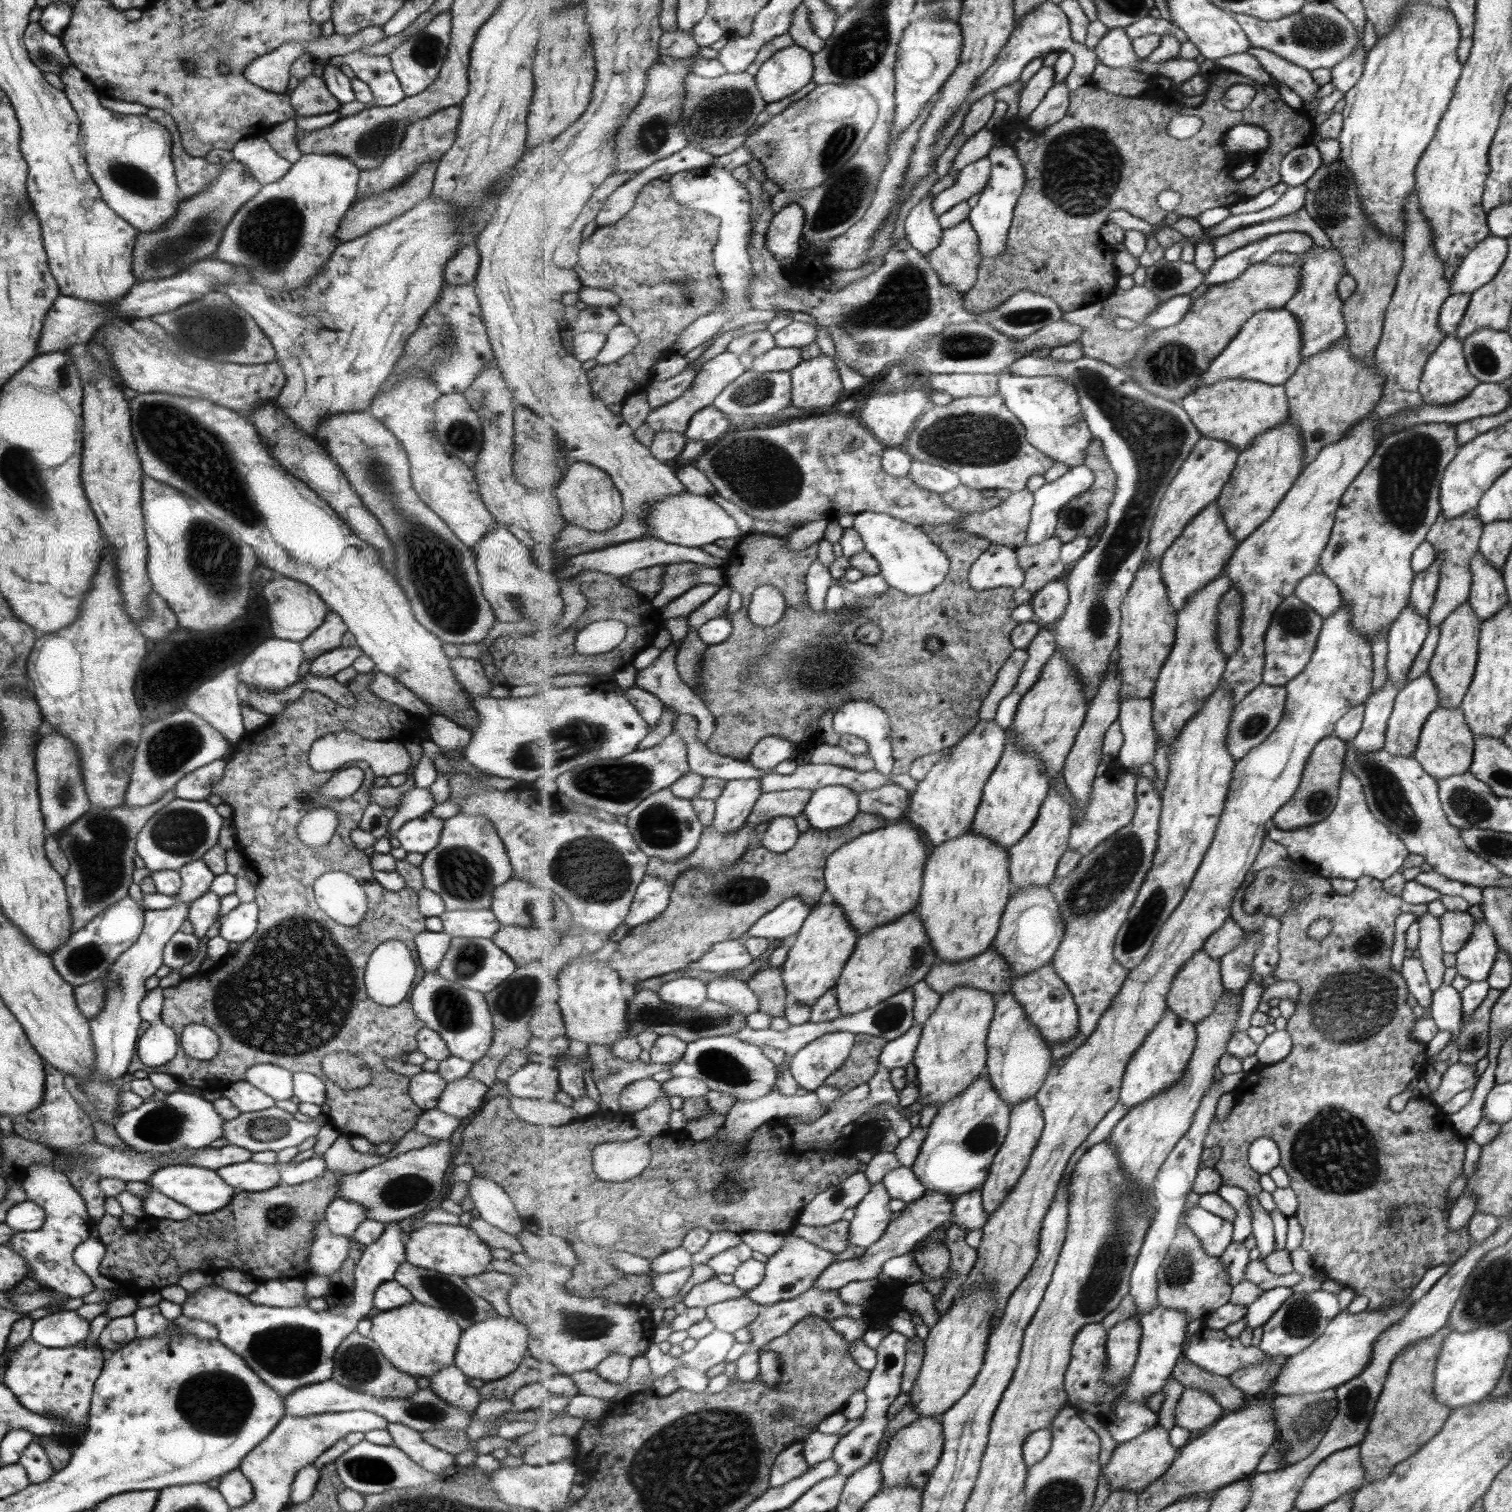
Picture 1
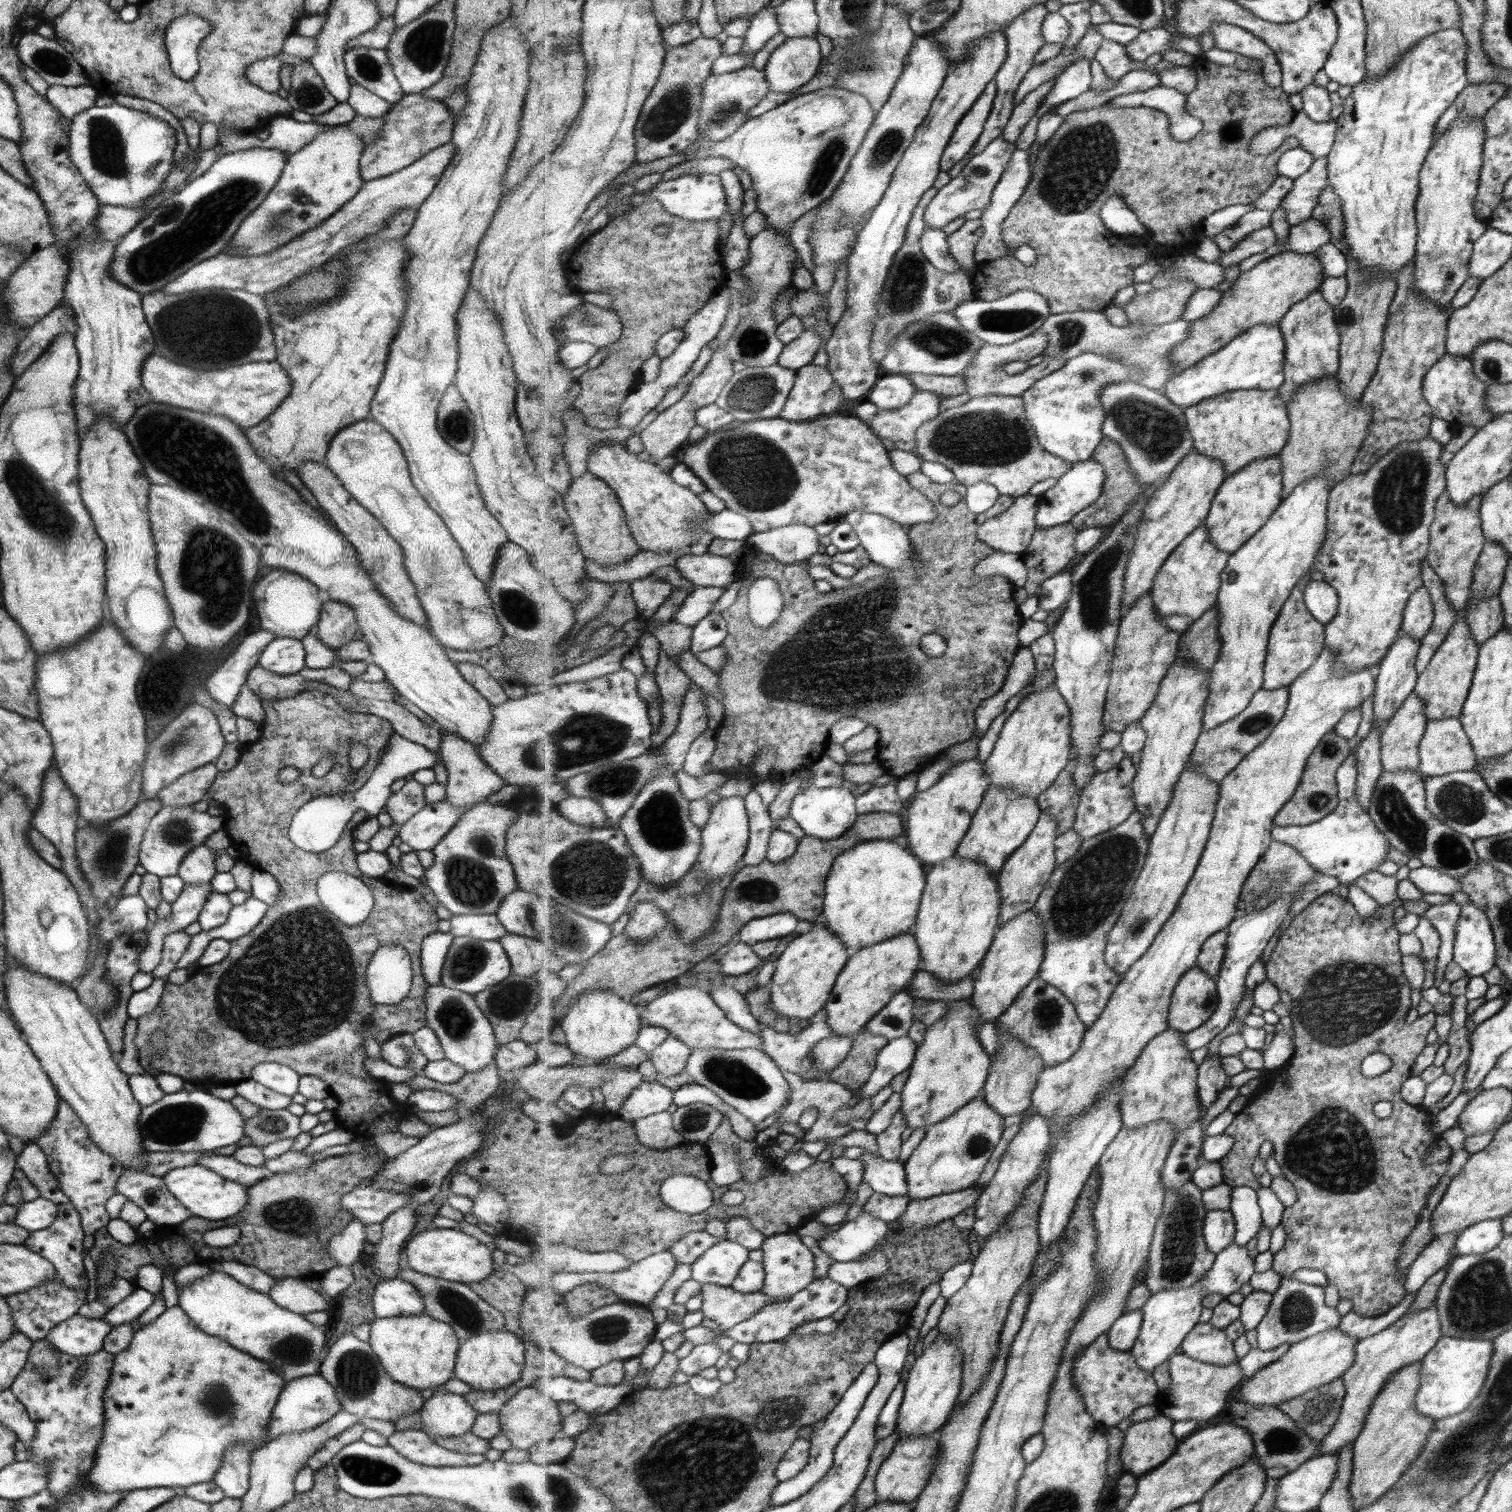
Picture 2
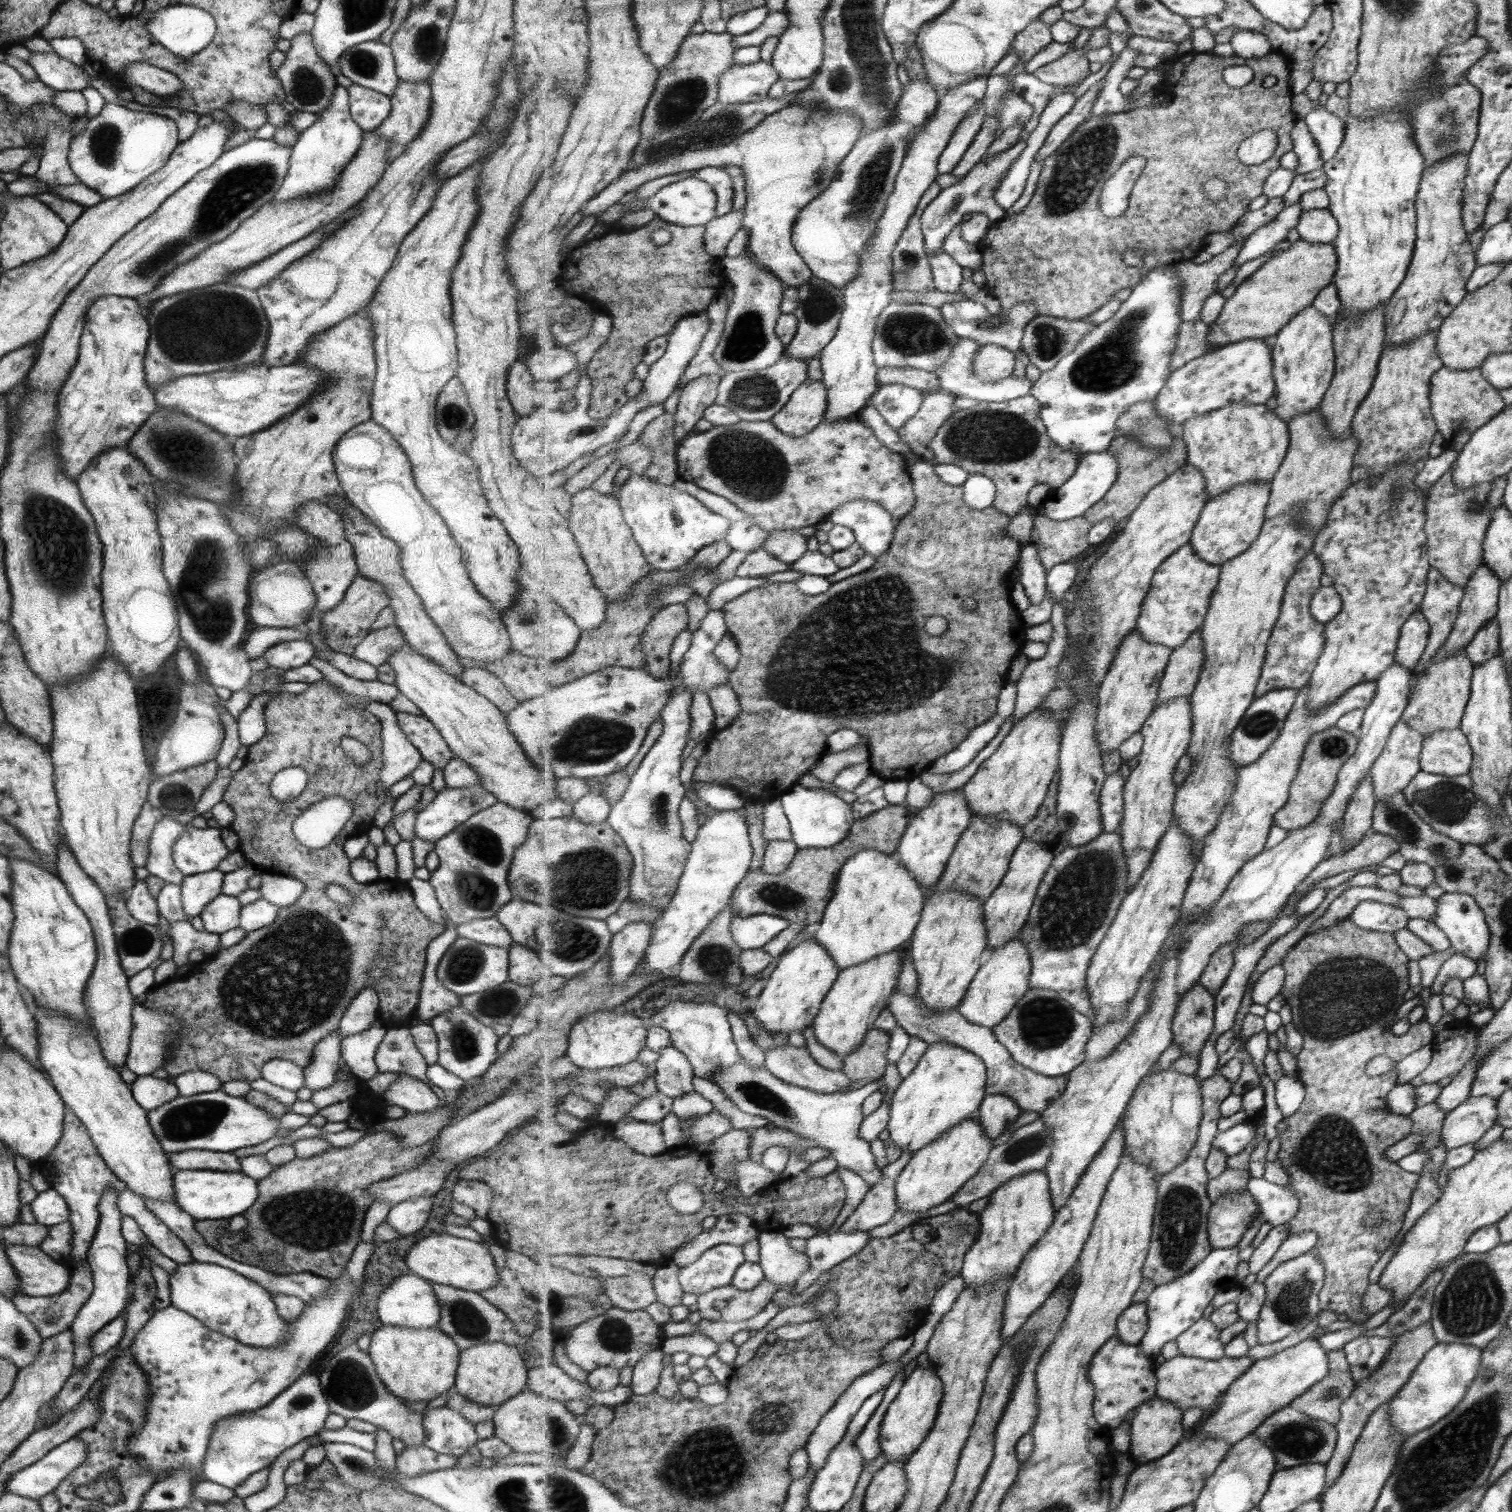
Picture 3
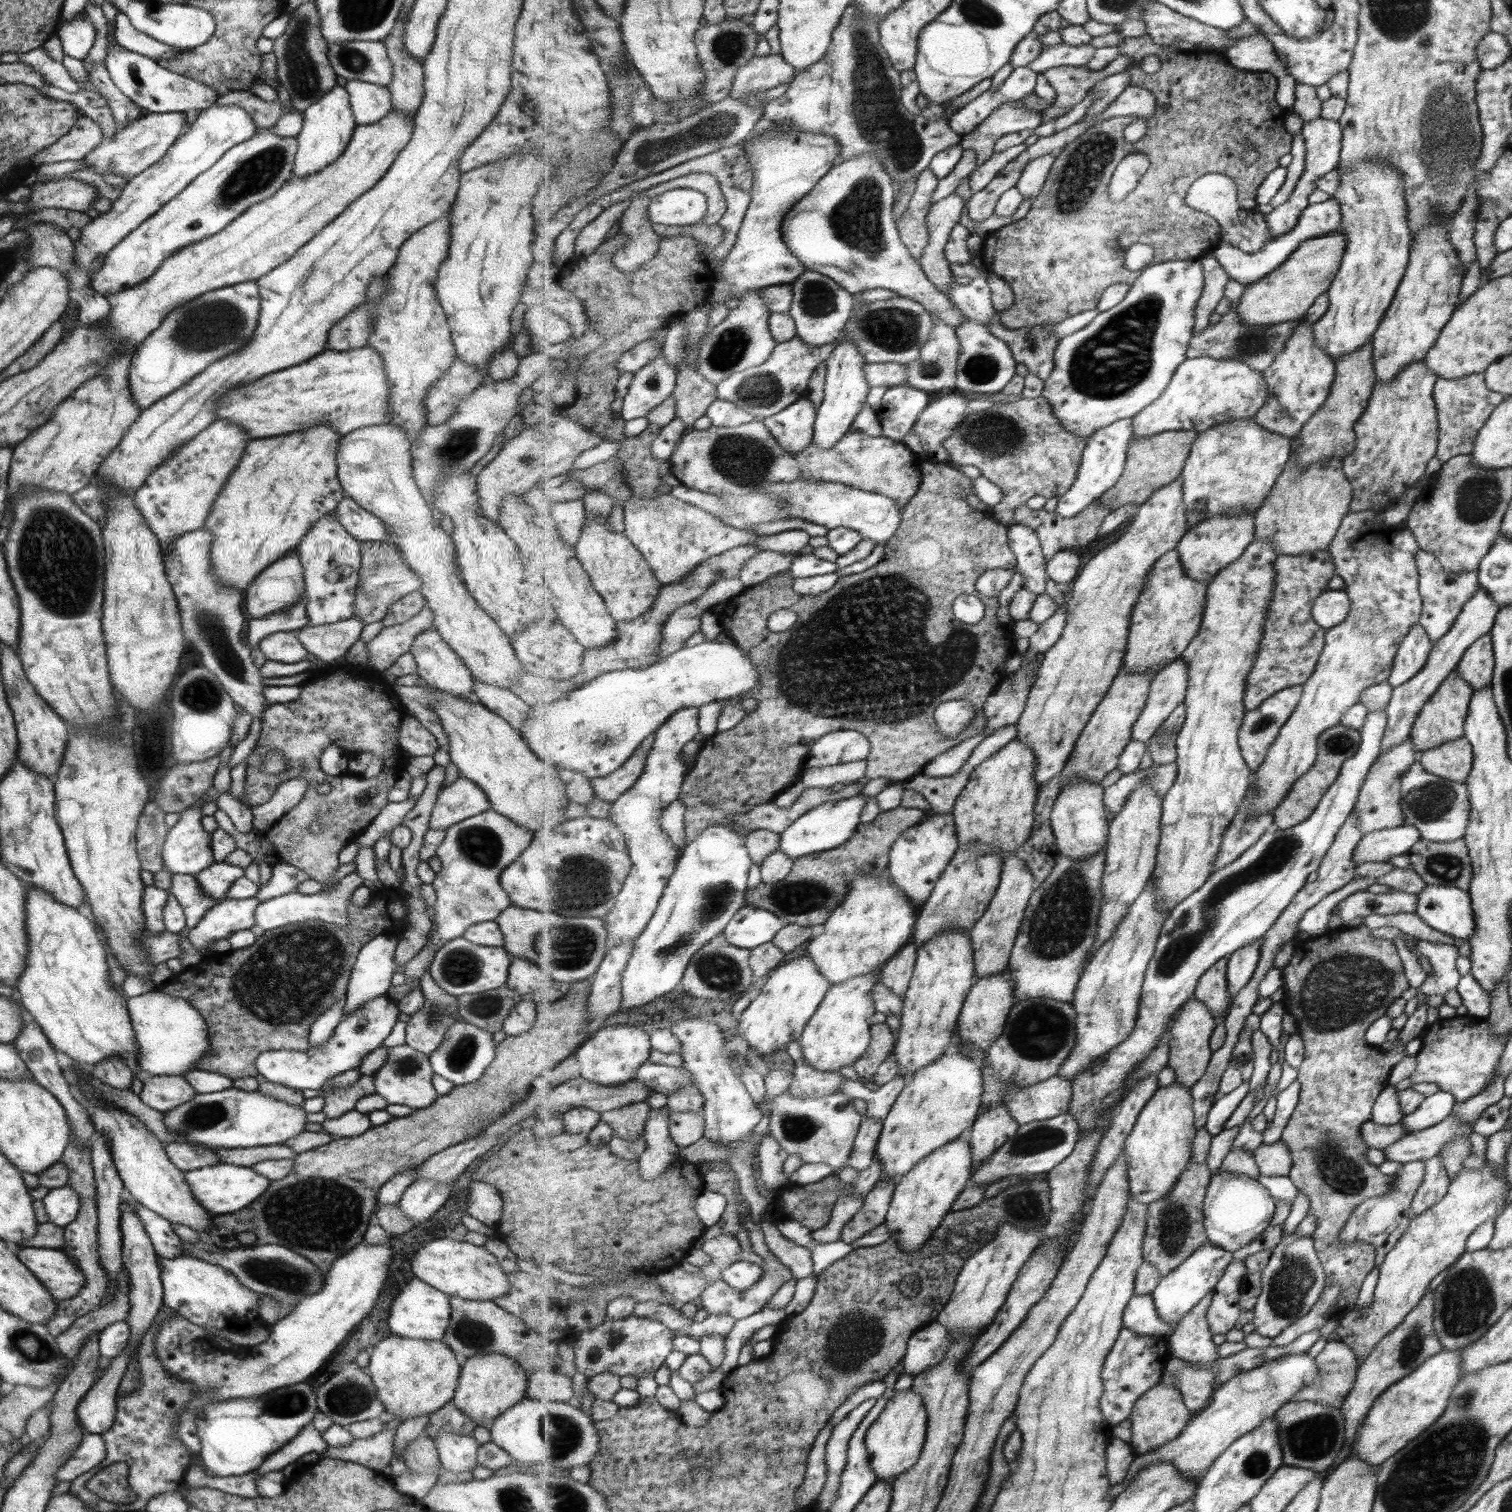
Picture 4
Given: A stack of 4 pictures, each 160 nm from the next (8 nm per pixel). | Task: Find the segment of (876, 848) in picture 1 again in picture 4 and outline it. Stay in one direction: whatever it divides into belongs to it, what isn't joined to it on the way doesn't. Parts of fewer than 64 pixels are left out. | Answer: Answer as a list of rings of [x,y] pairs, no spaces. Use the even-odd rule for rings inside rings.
[[[888,873],[880,876],[860,874],[851,882],[850,893],[843,904],[831,912],[831,917],[823,925],[824,931],[809,940],[806,953],[832,985],[841,984],[856,976],[880,970],[895,953],[912,942],[919,913],[919,906],[912,904],[910,898],[894,884]]]

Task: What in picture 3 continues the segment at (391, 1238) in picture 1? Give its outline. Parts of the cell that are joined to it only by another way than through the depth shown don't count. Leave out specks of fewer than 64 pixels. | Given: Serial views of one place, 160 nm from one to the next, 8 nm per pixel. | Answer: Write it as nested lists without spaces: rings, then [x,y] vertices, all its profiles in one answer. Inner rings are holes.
[[[409,1198],[405,1202],[394,1204],[387,1213],[386,1221],[403,1237],[411,1232],[417,1232],[429,1216],[433,1198]],[[189,1262],[177,1265],[168,1278],[170,1305],[190,1314],[209,1330],[232,1338],[252,1347],[272,1347],[284,1341],[288,1321],[275,1314],[271,1295],[255,1281],[237,1274],[234,1270],[206,1264]]]

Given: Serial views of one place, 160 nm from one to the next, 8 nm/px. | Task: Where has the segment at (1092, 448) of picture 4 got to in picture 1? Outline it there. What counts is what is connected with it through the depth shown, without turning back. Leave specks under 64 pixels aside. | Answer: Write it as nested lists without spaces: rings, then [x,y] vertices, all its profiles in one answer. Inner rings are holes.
[[[1085,464],[1070,467],[1059,480],[1049,482],[1034,492],[1035,504],[1032,509],[1032,519],[1028,529],[1028,537],[1025,544],[1039,544],[1056,535],[1061,511],[1075,498],[1087,492],[1095,482],[1094,472]]]

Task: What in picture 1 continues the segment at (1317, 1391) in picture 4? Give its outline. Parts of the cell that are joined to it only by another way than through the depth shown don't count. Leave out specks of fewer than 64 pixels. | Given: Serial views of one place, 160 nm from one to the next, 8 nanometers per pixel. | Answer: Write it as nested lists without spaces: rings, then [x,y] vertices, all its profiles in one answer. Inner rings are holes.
[[[1335,1389],[1321,1393],[1310,1393],[1292,1396],[1275,1396],[1274,1413],[1281,1432],[1281,1438],[1288,1450],[1284,1462],[1285,1466],[1294,1465],[1305,1460],[1323,1440],[1329,1430],[1331,1419],[1337,1412],[1338,1402],[1335,1402]]]

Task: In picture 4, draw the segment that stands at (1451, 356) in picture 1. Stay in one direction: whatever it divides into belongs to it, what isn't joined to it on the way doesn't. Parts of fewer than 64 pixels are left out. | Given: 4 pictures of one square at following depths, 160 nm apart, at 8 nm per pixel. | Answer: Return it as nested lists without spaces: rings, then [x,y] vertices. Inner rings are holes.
[[[1479,373],[1449,380],[1437,376],[1432,397],[1436,410],[1438,434],[1434,457],[1442,463],[1457,455],[1470,454],[1479,427],[1483,426],[1490,412],[1505,396],[1489,390],[1485,386],[1483,373]]]

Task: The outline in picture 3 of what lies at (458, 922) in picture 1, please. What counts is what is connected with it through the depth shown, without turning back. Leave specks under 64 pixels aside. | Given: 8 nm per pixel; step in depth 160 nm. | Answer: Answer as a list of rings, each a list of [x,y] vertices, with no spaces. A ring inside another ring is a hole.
[[[494,916],[477,918],[477,920],[457,925],[455,931],[457,937],[466,938],[468,941],[485,946],[508,949],[512,944],[509,933],[499,925],[499,921]]]

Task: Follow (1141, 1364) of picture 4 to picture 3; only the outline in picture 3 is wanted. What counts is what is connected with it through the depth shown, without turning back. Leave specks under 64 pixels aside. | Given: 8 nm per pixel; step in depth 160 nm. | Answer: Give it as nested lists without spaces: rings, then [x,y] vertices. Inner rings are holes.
[[[1119,1335],[1111,1337],[1110,1340],[1098,1350],[1094,1360],[1090,1364],[1088,1372],[1091,1382],[1094,1384],[1096,1394],[1094,1403],[1094,1413],[1100,1423],[1111,1431],[1123,1424],[1125,1416],[1133,1411],[1137,1411],[1143,1402],[1149,1402],[1158,1394],[1158,1375],[1154,1358],[1150,1357],[1139,1345],[1126,1343]]]

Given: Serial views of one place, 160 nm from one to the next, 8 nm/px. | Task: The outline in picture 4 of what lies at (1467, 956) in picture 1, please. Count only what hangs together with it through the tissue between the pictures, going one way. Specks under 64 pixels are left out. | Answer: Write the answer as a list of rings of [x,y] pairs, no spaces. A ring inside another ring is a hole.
[[[1425,885],[1417,894],[1414,913],[1427,926],[1463,941],[1475,927],[1468,892],[1452,886]]]

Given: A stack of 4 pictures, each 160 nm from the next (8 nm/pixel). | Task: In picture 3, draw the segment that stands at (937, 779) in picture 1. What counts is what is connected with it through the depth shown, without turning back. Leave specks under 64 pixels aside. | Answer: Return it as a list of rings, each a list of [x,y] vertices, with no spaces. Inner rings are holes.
[[[962,790],[937,792],[932,804],[919,809],[919,813],[910,819],[910,825],[900,842],[900,862],[923,886],[933,886],[940,881],[959,839],[972,824],[975,814]]]

